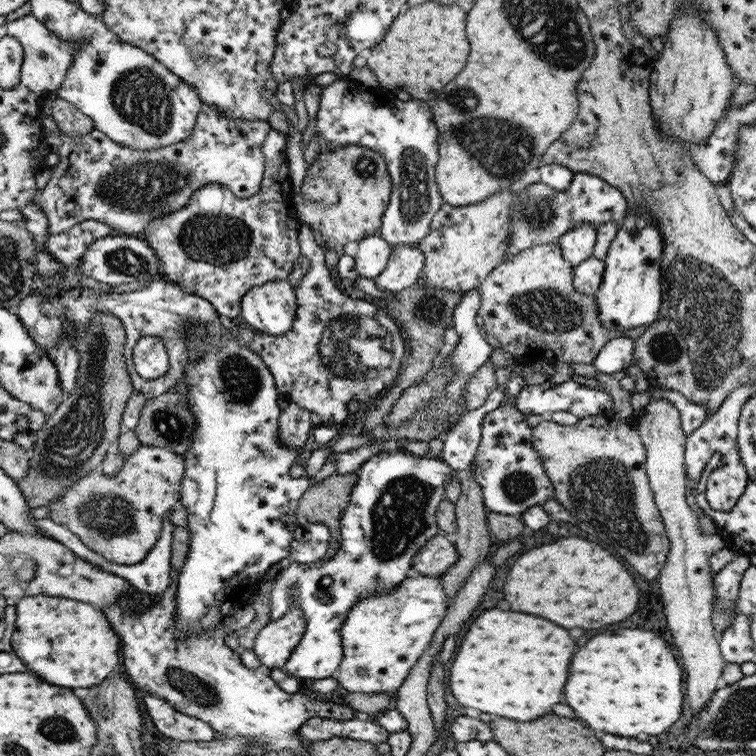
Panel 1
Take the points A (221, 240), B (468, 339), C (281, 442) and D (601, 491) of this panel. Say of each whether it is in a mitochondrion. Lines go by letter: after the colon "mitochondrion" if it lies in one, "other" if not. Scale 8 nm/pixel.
A: mitochondrion
B: other
C: other
D: mitochondrion

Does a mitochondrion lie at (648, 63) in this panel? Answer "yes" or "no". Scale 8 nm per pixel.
no

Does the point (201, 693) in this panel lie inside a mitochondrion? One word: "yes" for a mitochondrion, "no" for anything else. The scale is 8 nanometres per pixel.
yes

